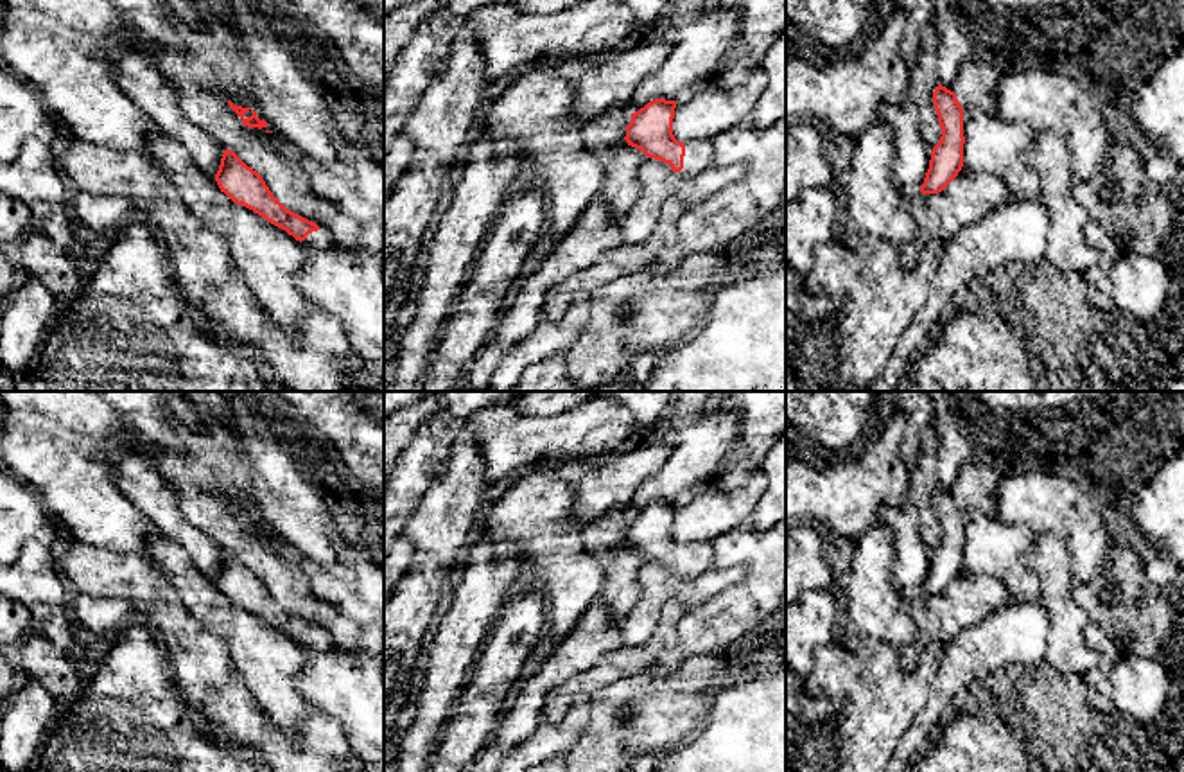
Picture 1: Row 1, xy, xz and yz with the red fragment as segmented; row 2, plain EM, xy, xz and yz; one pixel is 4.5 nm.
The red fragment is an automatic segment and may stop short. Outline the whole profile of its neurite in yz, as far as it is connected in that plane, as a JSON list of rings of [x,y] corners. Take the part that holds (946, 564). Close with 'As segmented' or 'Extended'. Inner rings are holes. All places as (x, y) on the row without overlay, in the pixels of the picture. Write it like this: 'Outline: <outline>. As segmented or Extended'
Outline: [[[969,460],[958,470],[956,479],[945,490],[938,487],[933,506],[942,530],[940,544],[931,553],[929,571],[920,594],[942,594],[963,569],[963,513],[969,510],[996,517],[997,485],[1001,476],[990,463]]]. Extended

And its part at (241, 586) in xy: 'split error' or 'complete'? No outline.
split error

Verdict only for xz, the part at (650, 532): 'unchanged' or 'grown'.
grown

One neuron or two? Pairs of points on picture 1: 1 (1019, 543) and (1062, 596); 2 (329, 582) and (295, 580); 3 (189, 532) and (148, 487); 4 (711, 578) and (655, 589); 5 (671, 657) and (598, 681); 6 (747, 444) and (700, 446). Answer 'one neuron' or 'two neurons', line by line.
1: two neurons
2: two neurons
3: one neuron
4: one neuron
5: two neurons
6: two neurons

